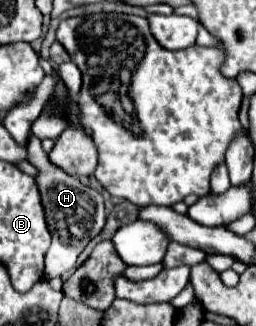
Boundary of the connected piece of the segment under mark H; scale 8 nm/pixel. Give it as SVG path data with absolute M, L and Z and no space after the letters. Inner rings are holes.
M30 134L26 148L30 152L30 162L40 170L36 182L40 186L40 196L46 210L46 222L52 234L52 246L46 254L46 276L54 278L54 276L62 276L64 272L70 272L76 266L78 254L104 228L106 222L104 198L92 186L82 184L78 178L66 174L62 168L56 168L50 160L40 158L46 154L42 150L41 140L38 140L34 134Z

